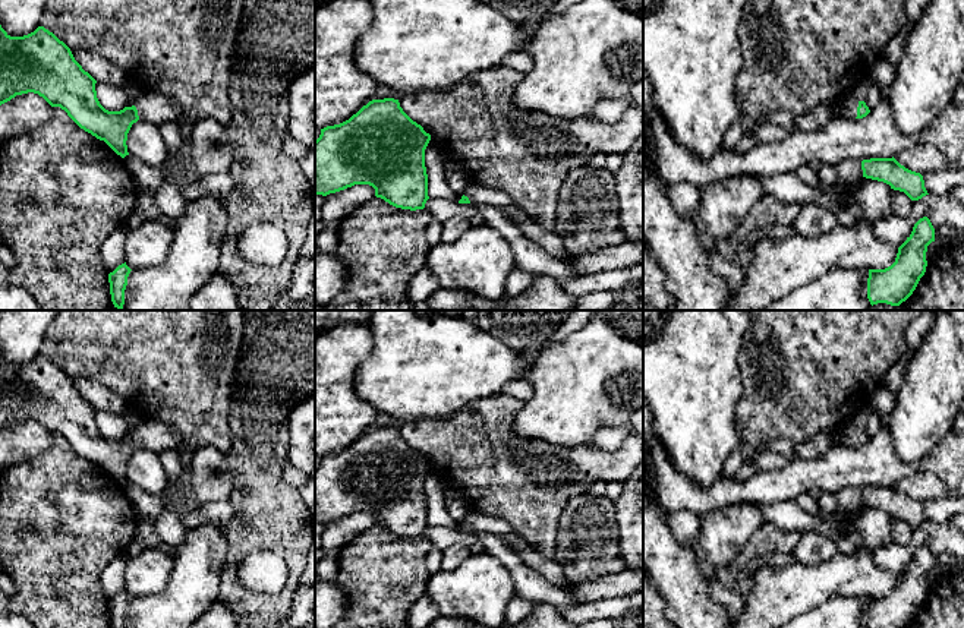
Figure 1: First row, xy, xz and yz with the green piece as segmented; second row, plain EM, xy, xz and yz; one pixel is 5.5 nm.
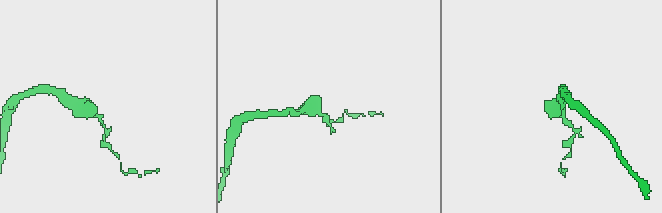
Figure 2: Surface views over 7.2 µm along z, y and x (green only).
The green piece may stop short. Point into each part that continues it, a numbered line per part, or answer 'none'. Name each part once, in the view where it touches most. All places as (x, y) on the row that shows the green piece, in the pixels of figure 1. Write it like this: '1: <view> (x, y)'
1: yz (851, 104)

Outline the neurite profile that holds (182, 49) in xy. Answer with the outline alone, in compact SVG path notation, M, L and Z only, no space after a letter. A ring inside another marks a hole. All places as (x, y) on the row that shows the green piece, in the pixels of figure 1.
M47 0L40 26L70 50L114 61L125 70L126 81L144 92L160 92L174 100L183 113L177 124L186 145L198 120L211 117L224 126L231 120L229 83L242 13L243 0Z

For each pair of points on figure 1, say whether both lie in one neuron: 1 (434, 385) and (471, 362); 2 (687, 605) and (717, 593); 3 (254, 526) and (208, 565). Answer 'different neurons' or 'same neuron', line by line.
1: same neuron
2: different neurons
3: different neurons

